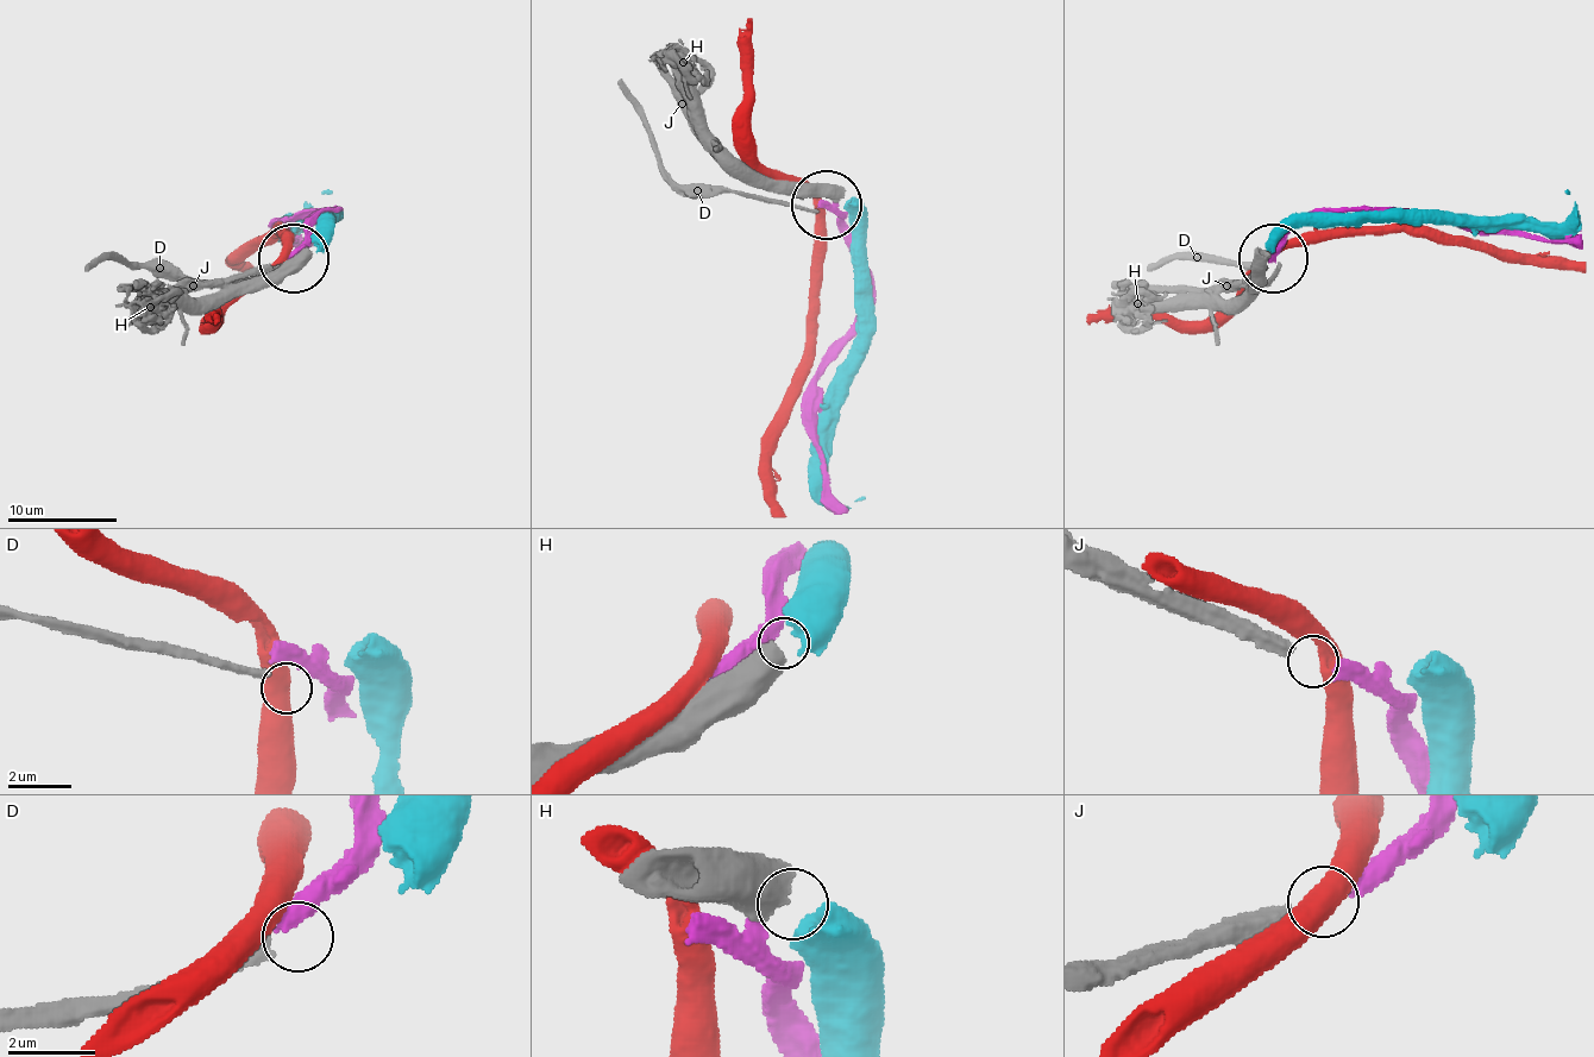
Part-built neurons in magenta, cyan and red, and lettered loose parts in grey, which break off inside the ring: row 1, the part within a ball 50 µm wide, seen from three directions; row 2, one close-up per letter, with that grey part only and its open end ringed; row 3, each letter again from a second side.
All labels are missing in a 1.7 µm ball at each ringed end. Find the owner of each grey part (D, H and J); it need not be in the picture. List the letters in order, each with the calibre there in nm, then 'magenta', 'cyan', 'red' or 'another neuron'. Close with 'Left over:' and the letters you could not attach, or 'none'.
D: 320 nm thick; another neuron
H: 600 nm thick; cyan
J: 440 nm thick; magenta
Left over: D

